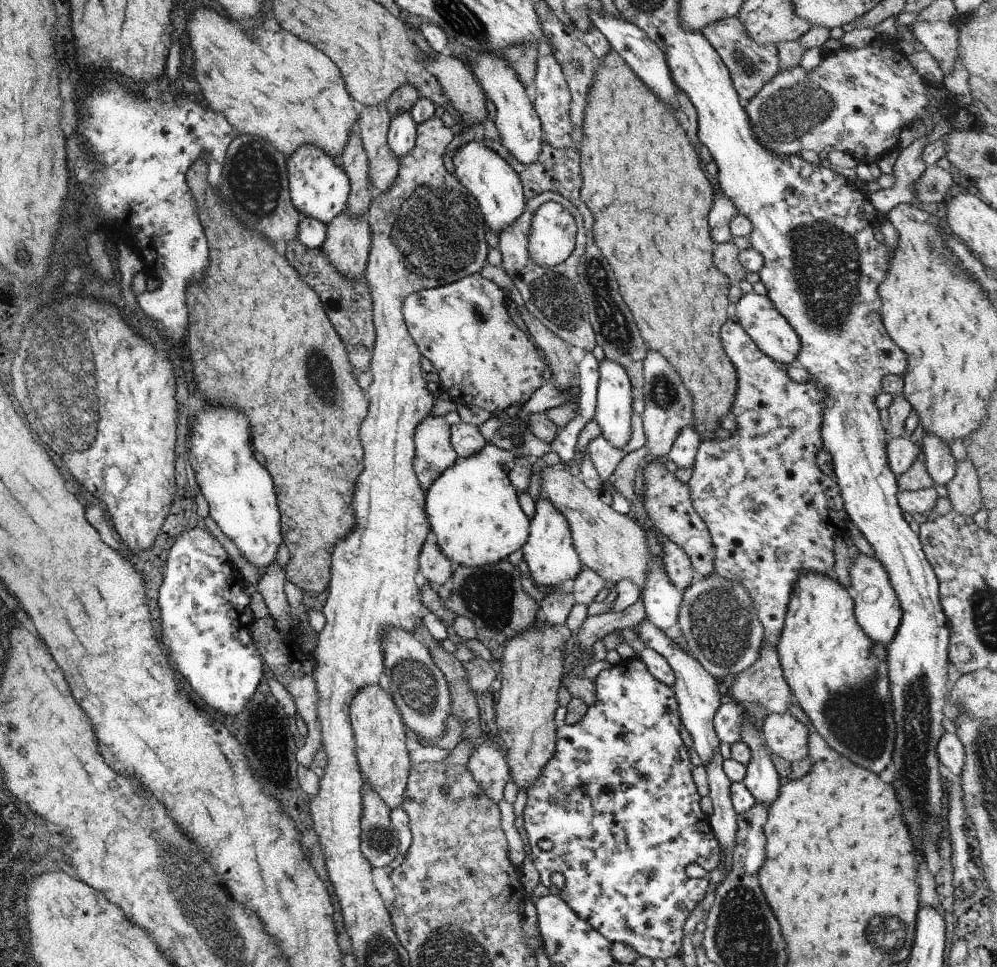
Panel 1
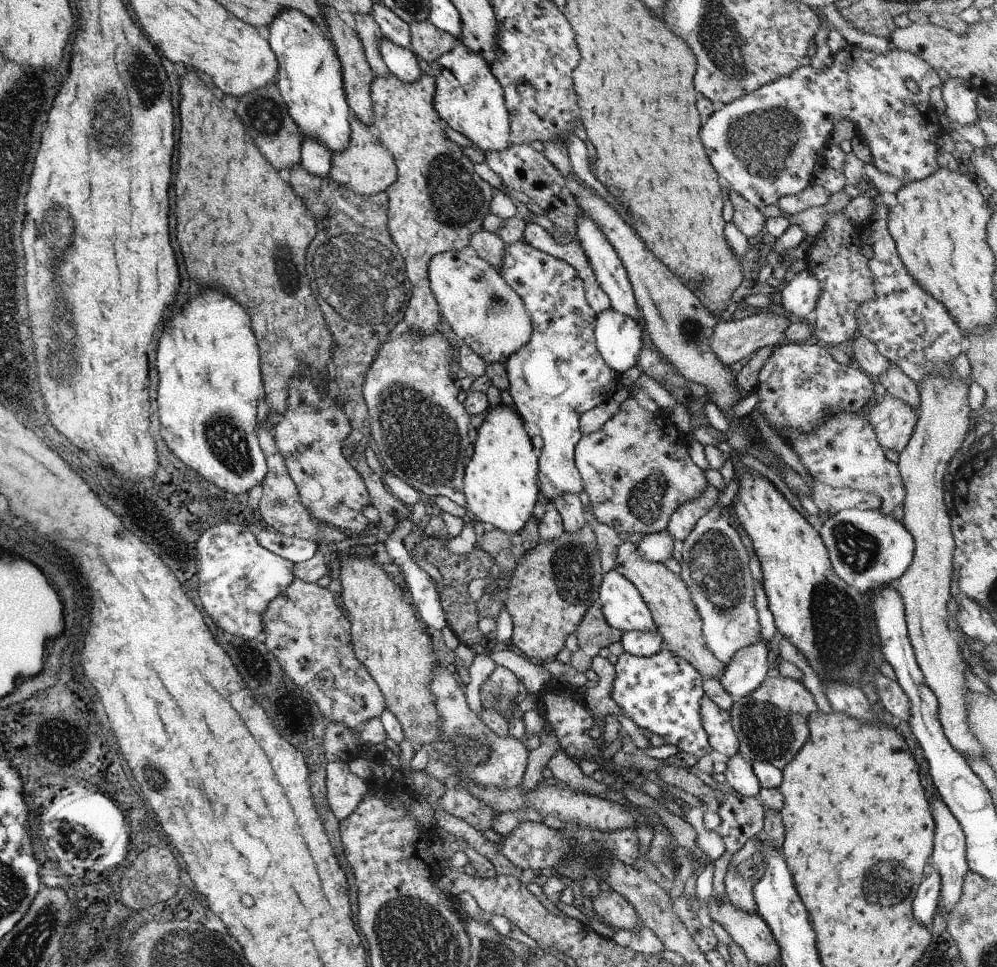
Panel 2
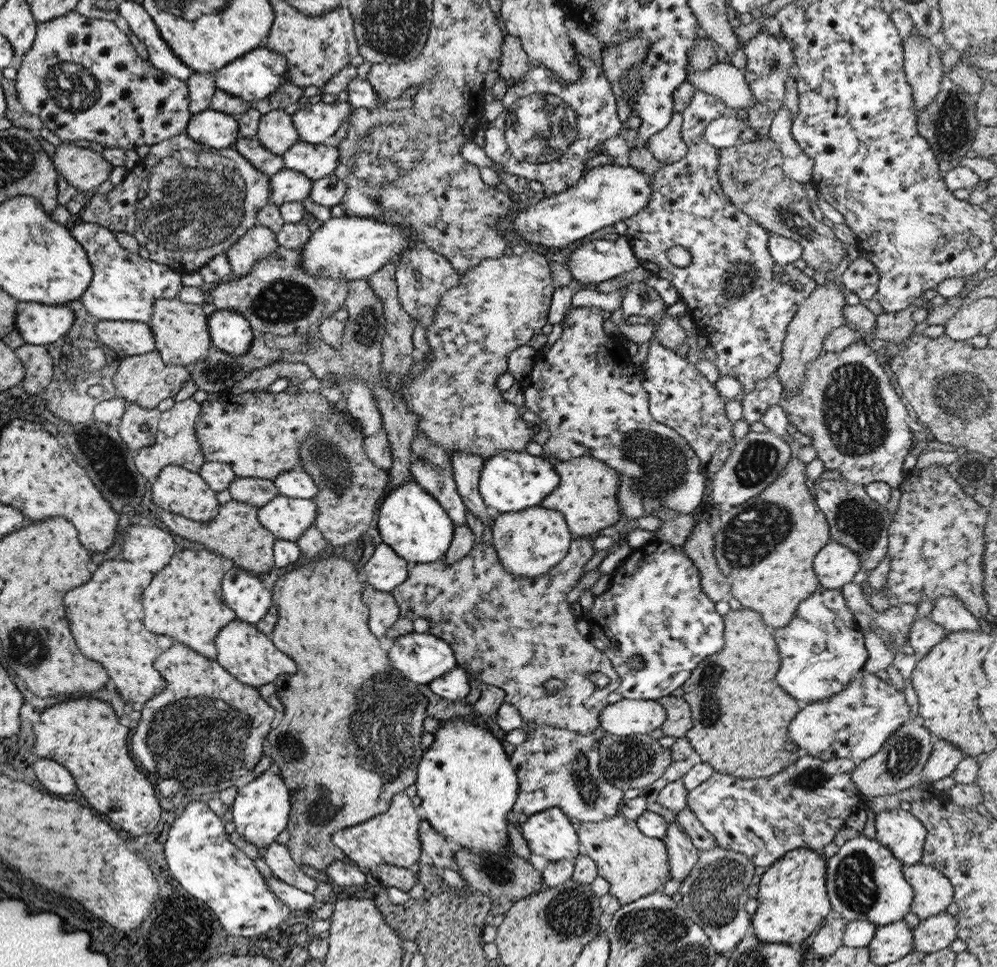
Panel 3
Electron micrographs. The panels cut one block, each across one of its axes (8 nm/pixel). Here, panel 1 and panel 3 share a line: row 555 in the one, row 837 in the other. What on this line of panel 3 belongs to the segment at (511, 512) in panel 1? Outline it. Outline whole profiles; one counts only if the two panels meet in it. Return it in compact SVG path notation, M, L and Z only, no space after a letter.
M451 718L439 721L433 737L431 746L422 752L415 772L414 785L424 814L422 820L427 821L435 832L439 832L454 847L467 848L469 852L483 854L485 858L501 859L501 852L507 854L507 846L510 846L507 819L512 814L519 783L509 758L501 749L499 733L477 719Z

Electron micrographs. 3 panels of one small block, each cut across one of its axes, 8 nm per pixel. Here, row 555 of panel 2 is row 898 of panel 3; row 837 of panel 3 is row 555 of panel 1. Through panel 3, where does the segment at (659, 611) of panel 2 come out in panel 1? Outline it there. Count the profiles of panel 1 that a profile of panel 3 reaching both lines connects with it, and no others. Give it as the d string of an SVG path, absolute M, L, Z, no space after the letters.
M558 465L544 467L540 474L541 495L567 520L573 548L582 566L595 572L605 582L615 584L629 580L639 588L641 594L647 576L647 562L651 556L647 550L647 534L633 514L622 515L615 512L599 499L597 492L587 489L579 476L572 476Z

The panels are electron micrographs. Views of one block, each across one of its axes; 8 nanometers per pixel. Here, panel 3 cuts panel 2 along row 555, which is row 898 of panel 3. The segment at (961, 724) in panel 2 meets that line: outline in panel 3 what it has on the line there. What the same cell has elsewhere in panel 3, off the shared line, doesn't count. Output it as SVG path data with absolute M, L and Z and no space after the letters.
M917 862L902 869L903 878L912 889L910 911L918 920L945 912L952 902L952 886L938 870Z

